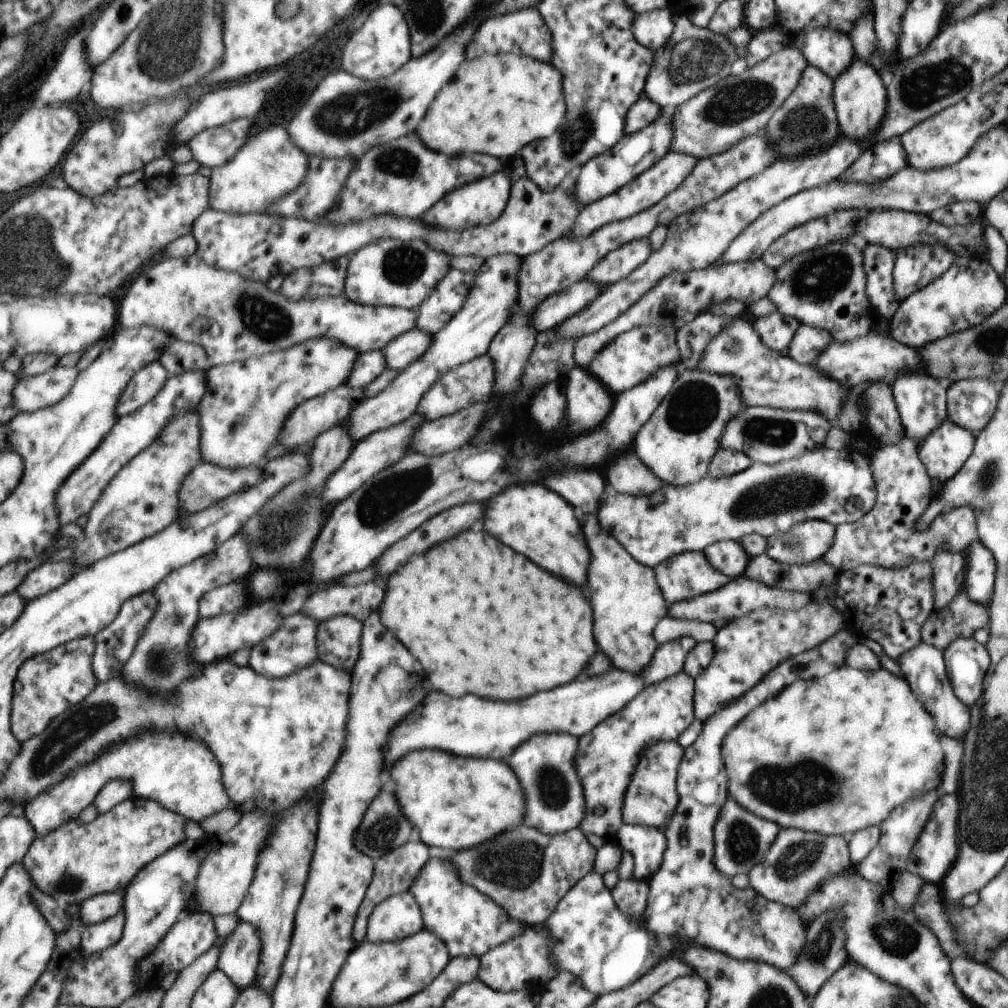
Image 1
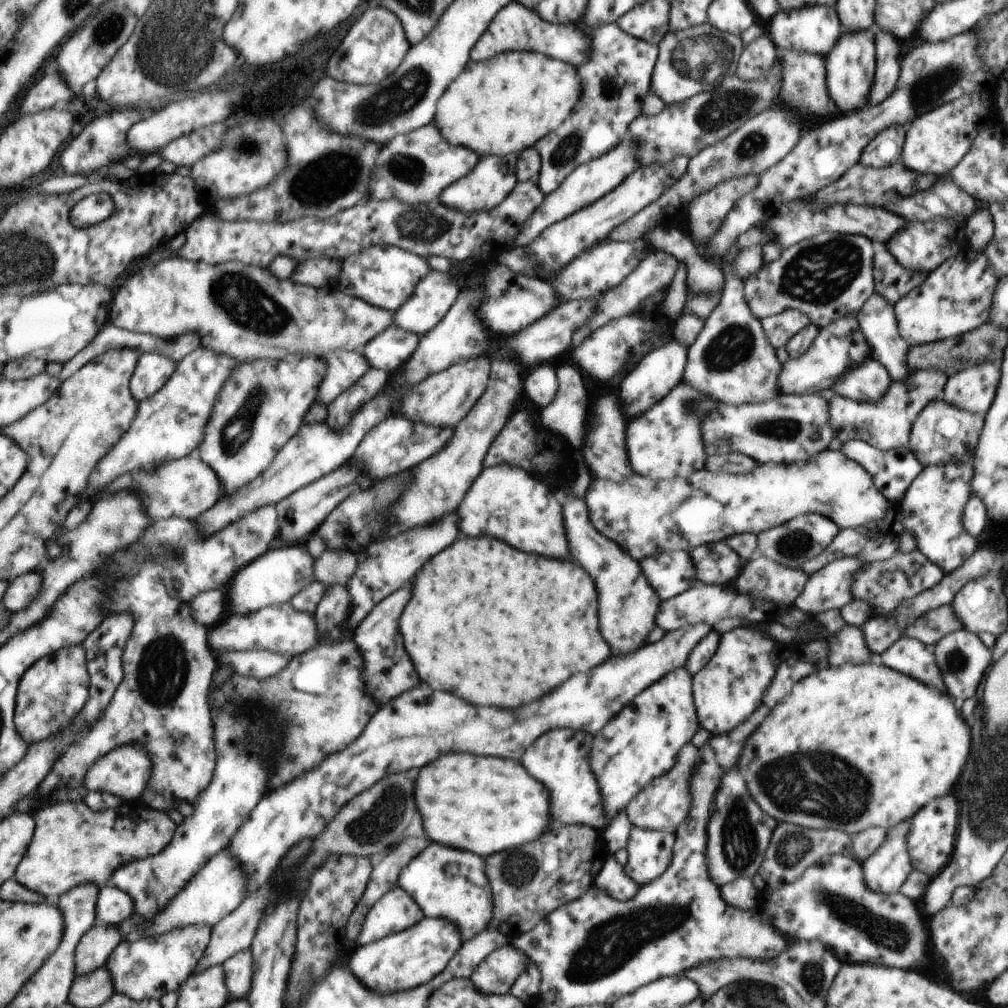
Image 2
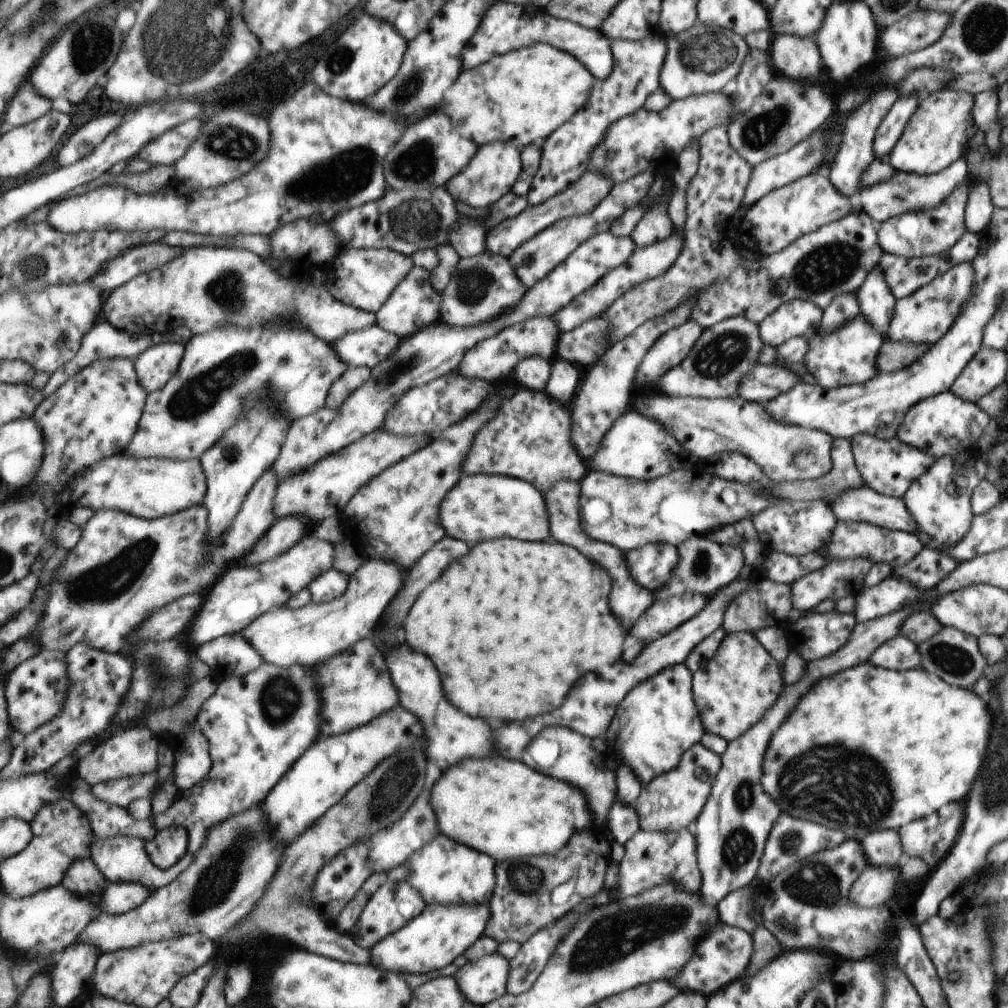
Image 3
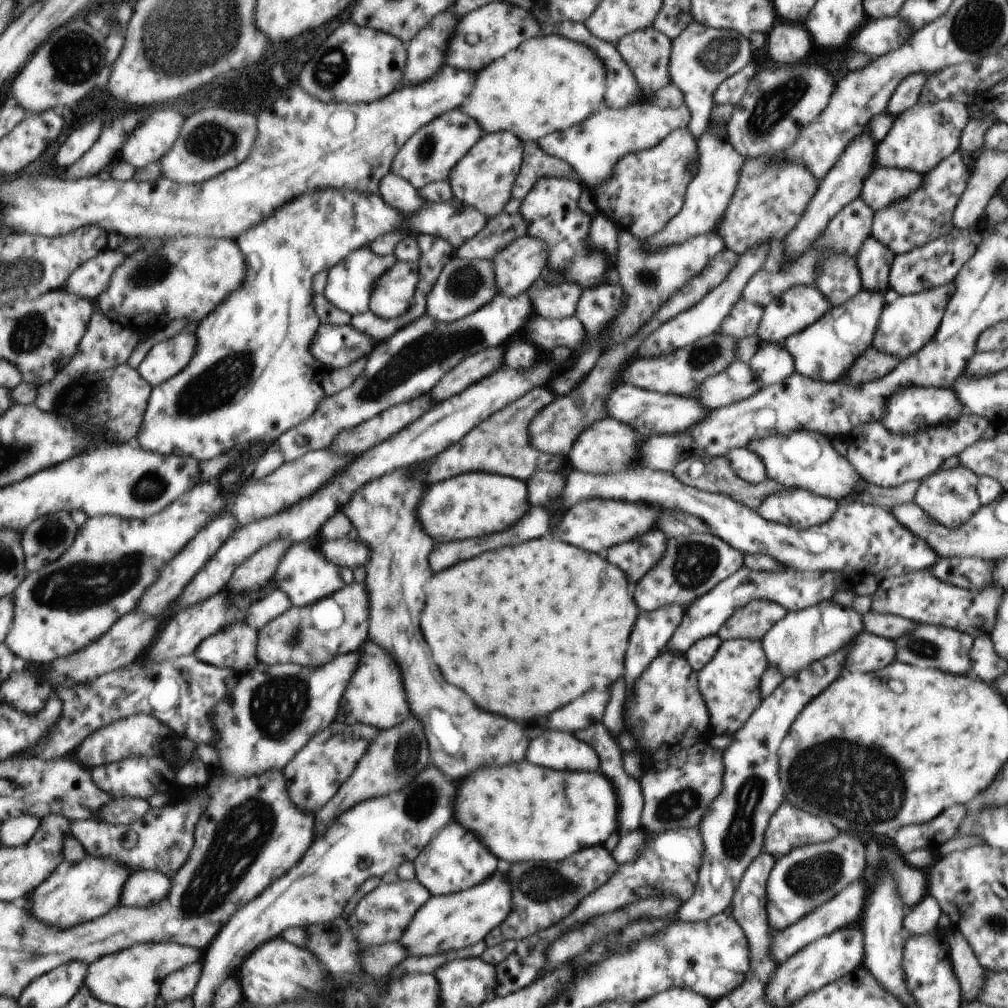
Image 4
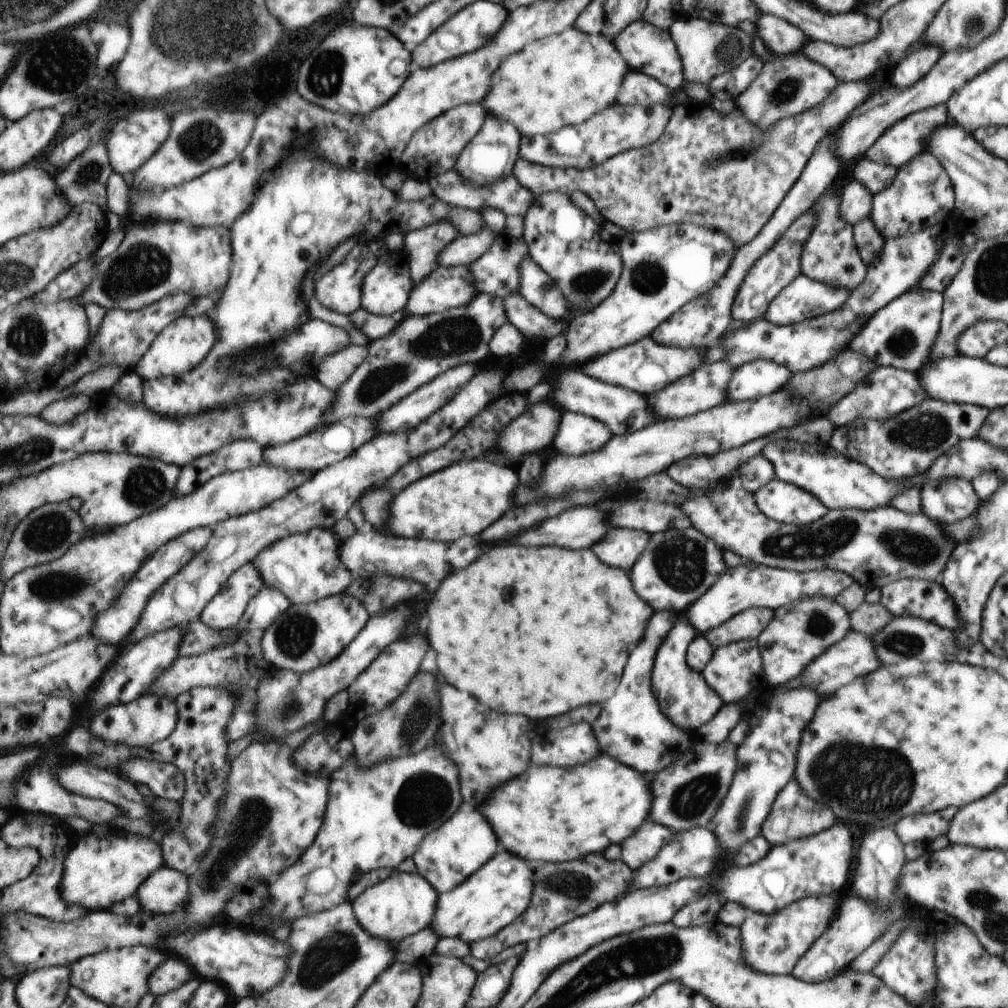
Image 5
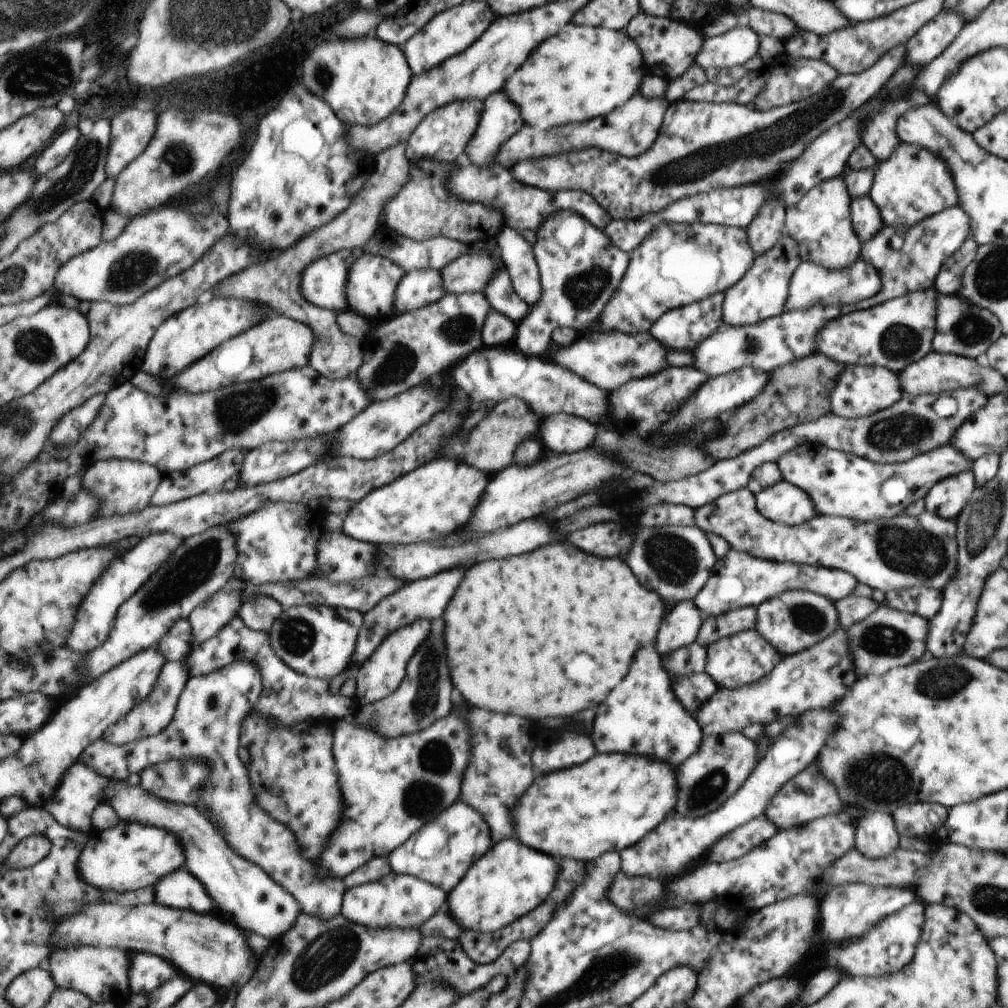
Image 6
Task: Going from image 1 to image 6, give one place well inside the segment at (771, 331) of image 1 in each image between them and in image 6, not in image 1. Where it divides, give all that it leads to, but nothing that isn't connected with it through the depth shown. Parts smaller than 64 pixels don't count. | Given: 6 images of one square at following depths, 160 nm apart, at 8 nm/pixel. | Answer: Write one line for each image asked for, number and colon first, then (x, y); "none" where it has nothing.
2: (779, 328)
3: (798, 318)
4: (801, 306)
5: (803, 298)
6: (810, 286)

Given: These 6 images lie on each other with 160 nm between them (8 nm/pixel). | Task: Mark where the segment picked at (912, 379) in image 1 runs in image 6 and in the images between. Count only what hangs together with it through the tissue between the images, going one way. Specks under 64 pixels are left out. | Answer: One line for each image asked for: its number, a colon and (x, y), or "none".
2: (876, 319)
3: (874, 300)
4: (873, 260)
5: (868, 242)
6: (866, 221)

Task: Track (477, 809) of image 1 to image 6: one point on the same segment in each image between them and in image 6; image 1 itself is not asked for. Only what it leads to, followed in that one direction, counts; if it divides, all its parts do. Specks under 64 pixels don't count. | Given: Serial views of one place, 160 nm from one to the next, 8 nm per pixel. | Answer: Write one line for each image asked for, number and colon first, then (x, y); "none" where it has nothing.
2: (467, 802)
3: (499, 806)
4: (513, 809)
5: (552, 814)
6: (606, 804)

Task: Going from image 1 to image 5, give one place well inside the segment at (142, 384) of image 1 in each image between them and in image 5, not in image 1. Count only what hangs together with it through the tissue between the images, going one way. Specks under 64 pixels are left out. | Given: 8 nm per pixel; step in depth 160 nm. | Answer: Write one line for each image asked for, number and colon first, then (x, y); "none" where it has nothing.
2: (154, 370)
3: (156, 367)
4: (164, 361)
5: (183, 346)

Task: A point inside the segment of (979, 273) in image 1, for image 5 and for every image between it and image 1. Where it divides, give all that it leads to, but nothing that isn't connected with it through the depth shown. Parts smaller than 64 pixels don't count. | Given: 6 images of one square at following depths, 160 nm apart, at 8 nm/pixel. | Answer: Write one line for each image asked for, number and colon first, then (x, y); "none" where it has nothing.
2: (953, 299)
3: (922, 318)
4: (908, 323)
5: (901, 334)

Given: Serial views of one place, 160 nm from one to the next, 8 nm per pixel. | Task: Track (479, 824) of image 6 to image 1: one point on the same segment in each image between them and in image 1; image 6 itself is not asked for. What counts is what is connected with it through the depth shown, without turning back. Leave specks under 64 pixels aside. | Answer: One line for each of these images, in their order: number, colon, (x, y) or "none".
1: (469, 923)
2: (447, 883)
3: (444, 871)
4: (454, 860)
5: (447, 855)

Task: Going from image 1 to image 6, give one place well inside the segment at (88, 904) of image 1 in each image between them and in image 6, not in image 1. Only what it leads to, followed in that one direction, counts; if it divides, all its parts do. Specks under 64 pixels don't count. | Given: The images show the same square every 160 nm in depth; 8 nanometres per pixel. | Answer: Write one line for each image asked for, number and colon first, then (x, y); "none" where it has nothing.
2: (115, 905)
3: (120, 897)
4: (146, 888)
5: (166, 891)
6: (182, 890)

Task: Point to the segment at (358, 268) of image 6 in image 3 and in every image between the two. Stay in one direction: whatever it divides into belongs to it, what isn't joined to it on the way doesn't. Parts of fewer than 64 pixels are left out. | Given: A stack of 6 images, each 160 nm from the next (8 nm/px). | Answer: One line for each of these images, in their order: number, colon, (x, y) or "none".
3: (414, 304)
4: (392, 296)
5: (385, 289)

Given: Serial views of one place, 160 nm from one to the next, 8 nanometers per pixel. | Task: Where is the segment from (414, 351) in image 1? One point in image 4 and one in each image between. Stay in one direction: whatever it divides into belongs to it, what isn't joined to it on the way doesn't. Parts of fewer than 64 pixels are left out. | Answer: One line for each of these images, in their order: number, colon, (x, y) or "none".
2: (391, 349)
3: (368, 347)
4: (336, 346)

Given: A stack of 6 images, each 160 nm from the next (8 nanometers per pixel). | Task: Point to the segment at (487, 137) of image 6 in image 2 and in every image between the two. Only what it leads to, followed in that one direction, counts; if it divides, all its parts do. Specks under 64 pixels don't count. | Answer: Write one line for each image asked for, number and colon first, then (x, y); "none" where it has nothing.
2: (490, 181)
3: (491, 174)
4: (484, 179)
5: (491, 155)

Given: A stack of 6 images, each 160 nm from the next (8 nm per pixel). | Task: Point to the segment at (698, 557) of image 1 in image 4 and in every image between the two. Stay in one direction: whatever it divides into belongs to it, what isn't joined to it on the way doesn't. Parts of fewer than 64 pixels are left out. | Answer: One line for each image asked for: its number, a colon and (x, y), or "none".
2: (669, 573)
3: (650, 566)
4: (638, 556)

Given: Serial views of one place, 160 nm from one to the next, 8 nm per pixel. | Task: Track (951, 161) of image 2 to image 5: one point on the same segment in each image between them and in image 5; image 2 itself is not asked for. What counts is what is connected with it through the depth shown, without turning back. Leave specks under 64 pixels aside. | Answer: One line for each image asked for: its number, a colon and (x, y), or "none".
3: (936, 136)
4: (923, 136)
5: (905, 139)

